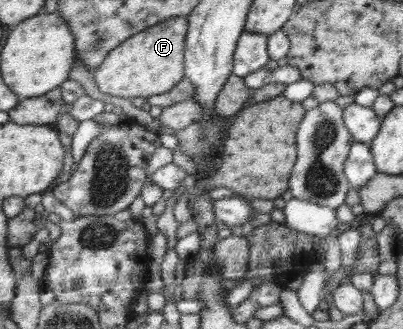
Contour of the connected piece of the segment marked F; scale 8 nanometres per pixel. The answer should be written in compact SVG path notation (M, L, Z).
M187 16L173 17L146 32L138 33L114 49L95 73L100 91L134 101L173 90L186 75L186 35L189 25Z

